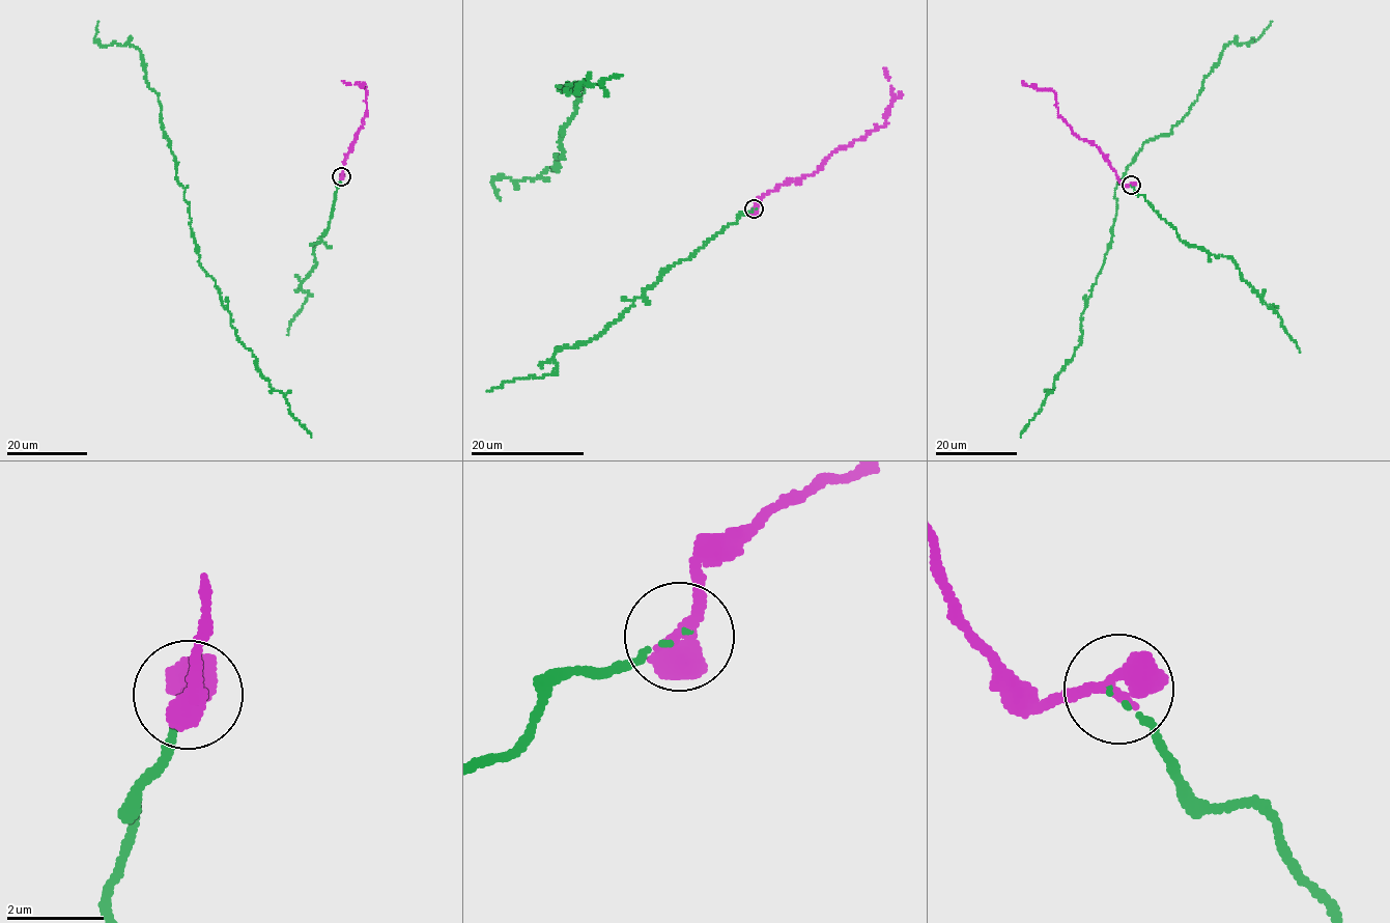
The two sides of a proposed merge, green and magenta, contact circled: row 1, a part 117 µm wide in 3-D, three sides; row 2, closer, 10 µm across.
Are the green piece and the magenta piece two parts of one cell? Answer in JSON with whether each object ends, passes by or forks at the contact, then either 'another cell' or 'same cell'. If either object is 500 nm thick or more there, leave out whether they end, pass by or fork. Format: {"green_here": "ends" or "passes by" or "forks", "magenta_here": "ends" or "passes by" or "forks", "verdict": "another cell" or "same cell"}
{"verdict": "same cell"}

